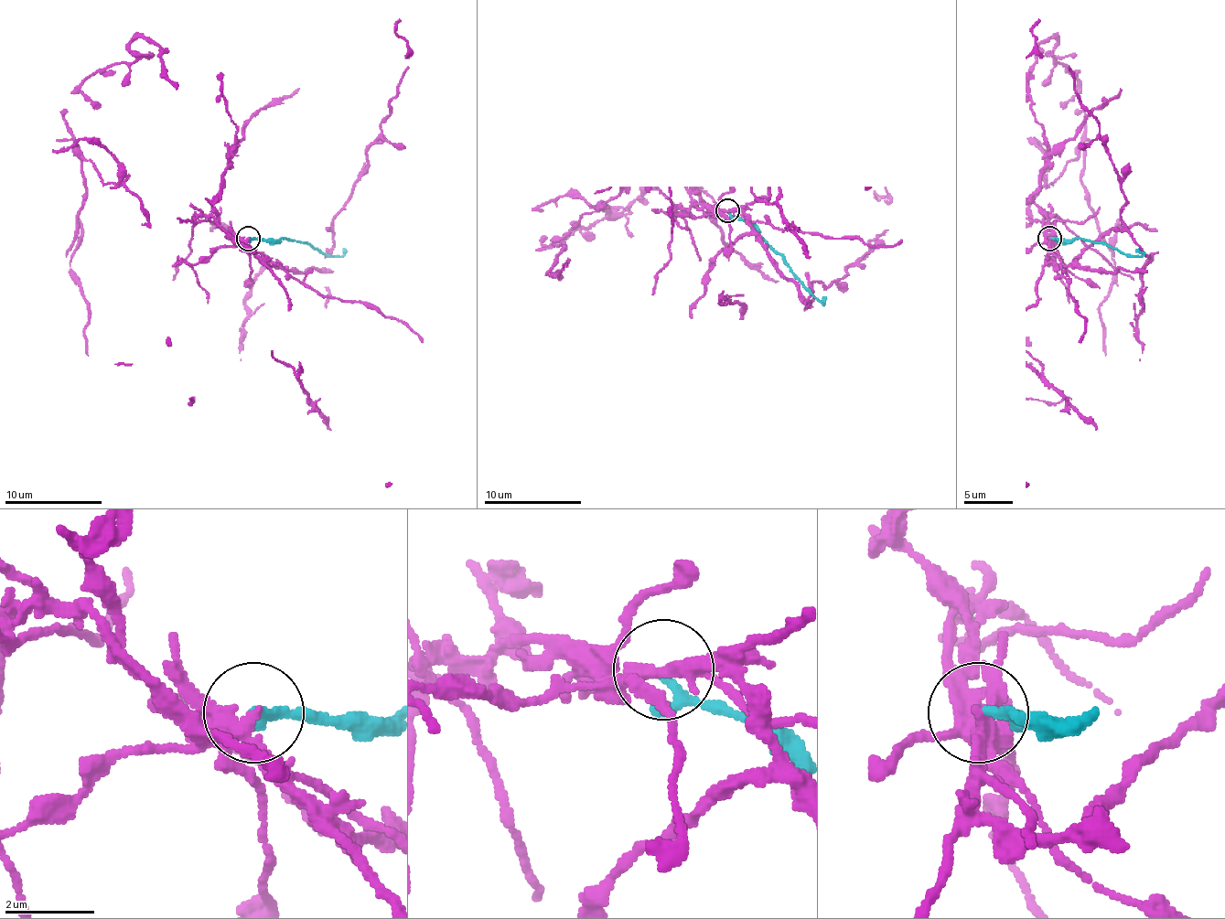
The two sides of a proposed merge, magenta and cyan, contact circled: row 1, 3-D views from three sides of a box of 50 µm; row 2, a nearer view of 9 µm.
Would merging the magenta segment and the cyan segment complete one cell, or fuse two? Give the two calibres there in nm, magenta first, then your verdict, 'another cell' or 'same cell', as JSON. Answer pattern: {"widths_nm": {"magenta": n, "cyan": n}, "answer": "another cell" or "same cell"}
{"widths_nm": {"magenta": 240, "cyan": 260}, "answer": "another cell"}

